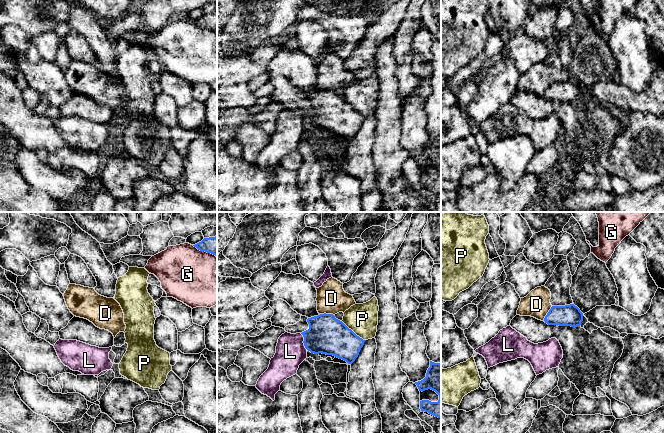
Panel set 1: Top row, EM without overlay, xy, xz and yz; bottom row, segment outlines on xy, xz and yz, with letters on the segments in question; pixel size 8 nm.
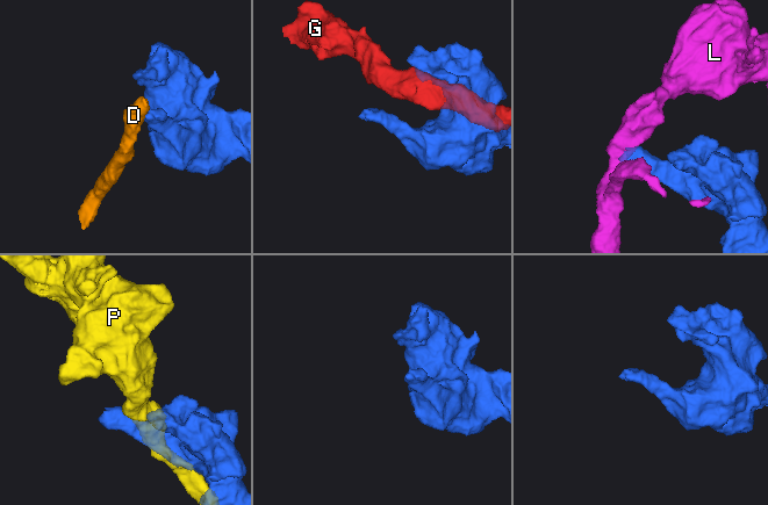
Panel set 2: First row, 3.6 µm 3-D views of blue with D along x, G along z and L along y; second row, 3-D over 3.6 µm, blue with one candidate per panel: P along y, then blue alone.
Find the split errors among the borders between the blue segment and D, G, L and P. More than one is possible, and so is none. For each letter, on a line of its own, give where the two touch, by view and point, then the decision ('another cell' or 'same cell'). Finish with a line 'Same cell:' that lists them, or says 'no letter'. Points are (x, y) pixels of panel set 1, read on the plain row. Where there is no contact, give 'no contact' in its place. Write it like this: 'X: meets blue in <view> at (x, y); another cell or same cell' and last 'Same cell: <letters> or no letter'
D: meets blue in xz at (327, 90); another cell
G: meets blue in xy at (204, 26); another cell
L: meets blue in xz at (303, 117); another cell
P: meets blue in xz at (352, 107); another cell
Same cell: no letter

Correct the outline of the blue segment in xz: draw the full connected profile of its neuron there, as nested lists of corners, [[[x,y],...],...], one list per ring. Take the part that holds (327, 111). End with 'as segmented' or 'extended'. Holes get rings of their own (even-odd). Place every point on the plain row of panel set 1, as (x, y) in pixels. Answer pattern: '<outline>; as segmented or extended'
[[[282,75],[270,77],[274,86],[272,102],[291,110],[301,109],[305,124],[314,130],[333,131],[352,140],[358,133],[365,116],[357,112],[333,90],[320,90],[308,94],[294,87]]]; extended

